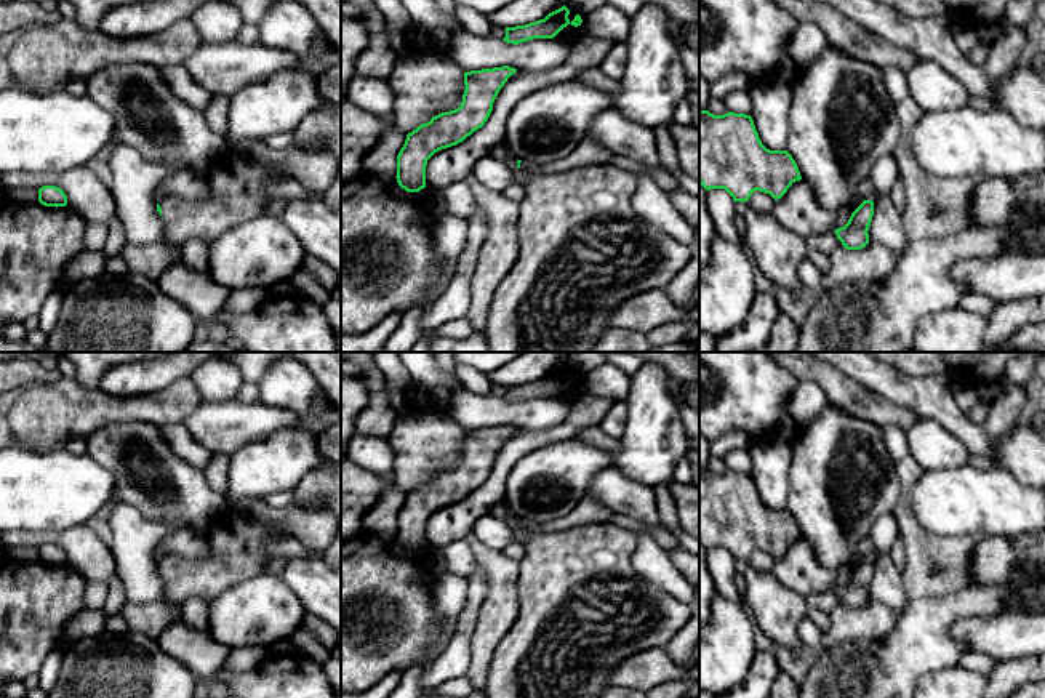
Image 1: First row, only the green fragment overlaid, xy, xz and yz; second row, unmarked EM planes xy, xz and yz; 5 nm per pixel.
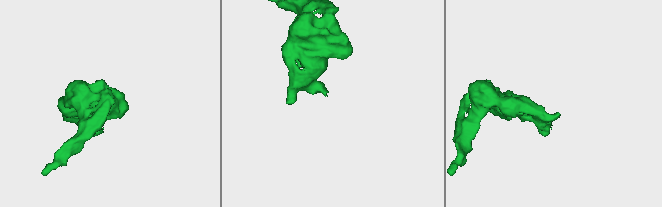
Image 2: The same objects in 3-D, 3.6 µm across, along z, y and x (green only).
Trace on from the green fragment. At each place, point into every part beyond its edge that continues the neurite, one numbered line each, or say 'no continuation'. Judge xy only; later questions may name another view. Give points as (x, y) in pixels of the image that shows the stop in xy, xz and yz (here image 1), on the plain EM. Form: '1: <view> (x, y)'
1: xy (237, 549)

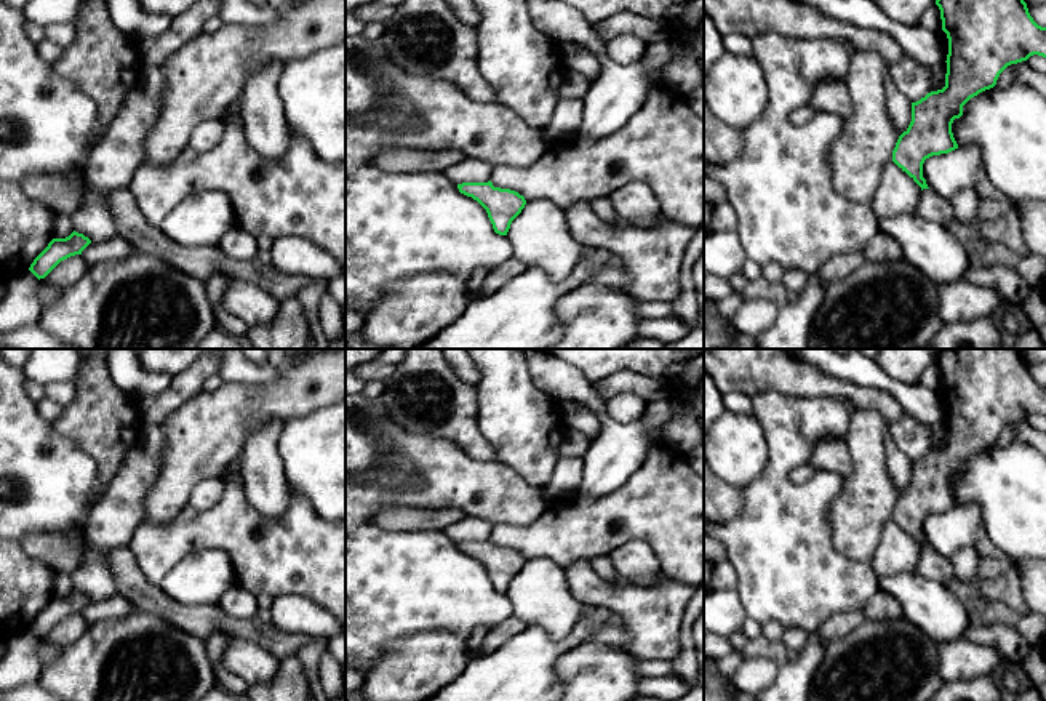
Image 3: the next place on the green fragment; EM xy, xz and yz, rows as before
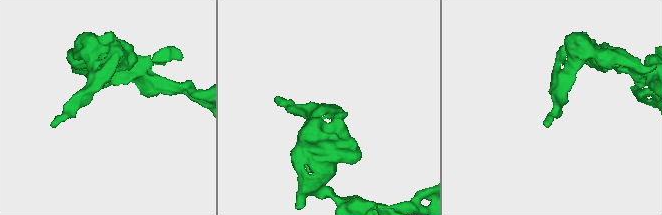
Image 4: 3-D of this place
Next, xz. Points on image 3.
no continuation

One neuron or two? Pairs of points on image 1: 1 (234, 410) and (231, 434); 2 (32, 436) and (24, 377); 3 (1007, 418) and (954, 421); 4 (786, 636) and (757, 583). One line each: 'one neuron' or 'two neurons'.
1: one neuron
2: two neurons
3: one neuron
4: one neuron

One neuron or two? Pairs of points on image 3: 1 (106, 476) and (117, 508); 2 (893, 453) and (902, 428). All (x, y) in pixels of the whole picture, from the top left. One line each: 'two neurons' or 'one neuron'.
1: two neurons
2: two neurons

